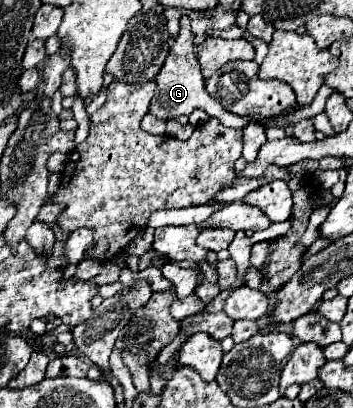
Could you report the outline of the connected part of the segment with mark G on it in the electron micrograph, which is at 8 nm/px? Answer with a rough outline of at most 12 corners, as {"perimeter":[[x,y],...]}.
{"perimeter":[[190,19],[162,71],[150,113],[176,119],[204,109],[226,127],[248,125],[206,93]]}

